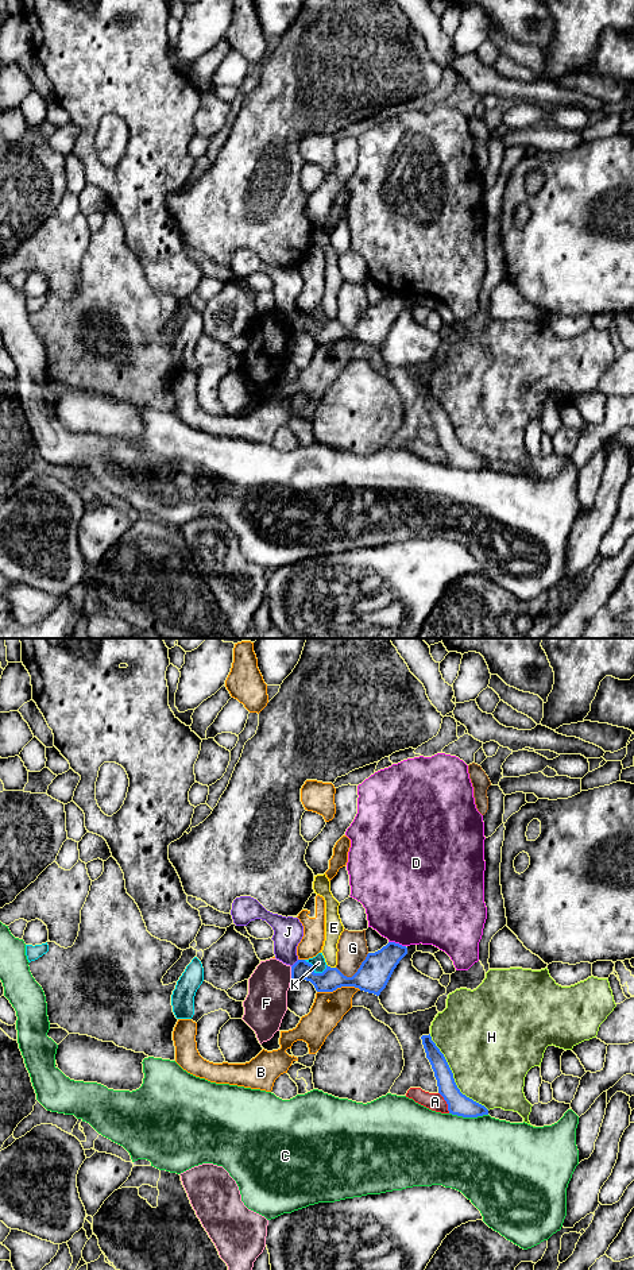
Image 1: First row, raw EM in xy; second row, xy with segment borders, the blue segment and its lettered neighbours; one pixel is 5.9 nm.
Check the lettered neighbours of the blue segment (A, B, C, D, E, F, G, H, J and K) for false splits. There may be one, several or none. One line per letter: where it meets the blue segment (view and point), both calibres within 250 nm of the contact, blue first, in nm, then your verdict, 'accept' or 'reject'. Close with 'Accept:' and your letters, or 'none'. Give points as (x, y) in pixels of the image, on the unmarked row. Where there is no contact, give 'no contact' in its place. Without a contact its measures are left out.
A: xy (447, 455) | 130/110 nm | reject
B: xy (339, 339) | 190/180 nm | reject
C: xy (468, 468) | 130/480 nm | reject
D: xy (397, 296) | 190/480 nm | reject
E: xy (329, 319) | 180/110 nm | reject
F: xy (292, 328) | 140/260 nm | reject
G: xy (356, 324) | 190/180 nm | reject
H: xy (452, 429) | 130/480 nm | reject
J: xy (294, 316) | 140/180 nm | reject
K: xy (313, 323) | 140/80 nm | reject
Accept: none

